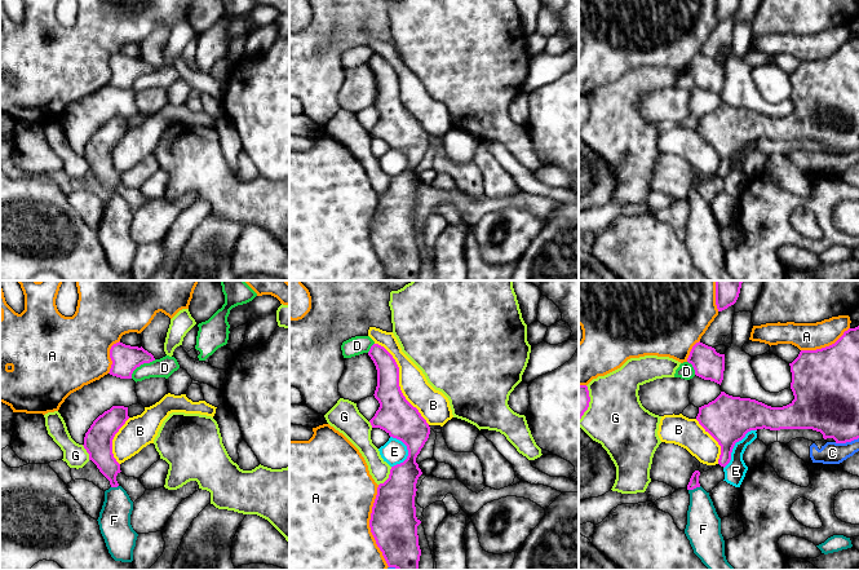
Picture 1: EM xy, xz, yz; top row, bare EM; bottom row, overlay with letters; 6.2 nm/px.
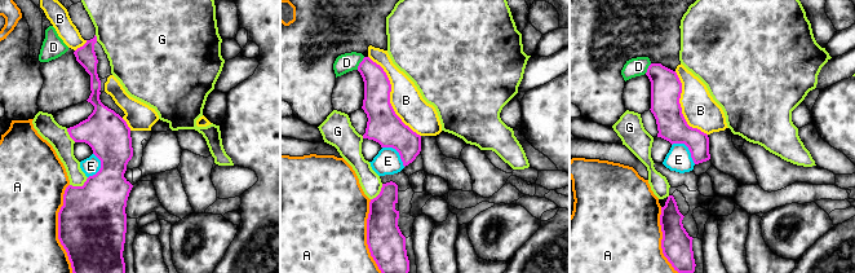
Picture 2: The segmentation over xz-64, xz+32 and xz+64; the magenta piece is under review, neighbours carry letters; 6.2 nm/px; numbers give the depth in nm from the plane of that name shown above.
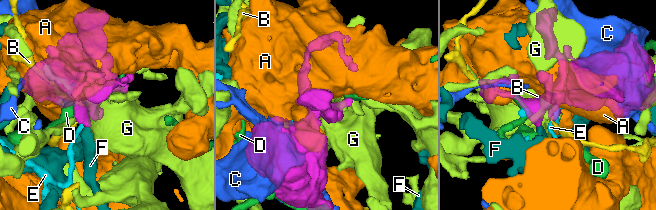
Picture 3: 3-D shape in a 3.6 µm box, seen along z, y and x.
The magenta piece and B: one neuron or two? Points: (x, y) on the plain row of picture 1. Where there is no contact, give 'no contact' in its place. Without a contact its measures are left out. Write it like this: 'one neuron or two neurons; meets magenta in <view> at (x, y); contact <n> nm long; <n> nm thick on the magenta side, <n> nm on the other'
two neurons; meets magenta in xz at (398, 92); contact 600 nm long; 240 nm thick on the magenta side, 180 nm on the other

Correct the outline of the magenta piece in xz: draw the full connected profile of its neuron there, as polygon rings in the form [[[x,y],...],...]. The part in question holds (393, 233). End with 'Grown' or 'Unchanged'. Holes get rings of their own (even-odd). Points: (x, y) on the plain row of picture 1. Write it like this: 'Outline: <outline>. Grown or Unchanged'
Outline: [[[378,54],[371,57],[368,66],[377,80],[373,106],[380,114],[369,133],[402,151],[408,160],[407,169],[391,177],[389,189],[378,195],[369,238],[389,278],[419,280],[417,237],[421,231],[416,227],[415,207],[422,182],[416,168],[429,149],[430,137],[403,106],[393,66]]]. Unchanged

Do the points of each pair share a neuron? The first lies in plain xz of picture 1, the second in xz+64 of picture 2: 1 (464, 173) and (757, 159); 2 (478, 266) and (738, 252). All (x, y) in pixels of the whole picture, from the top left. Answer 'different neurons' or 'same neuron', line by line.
1: different neurons
2: different neurons

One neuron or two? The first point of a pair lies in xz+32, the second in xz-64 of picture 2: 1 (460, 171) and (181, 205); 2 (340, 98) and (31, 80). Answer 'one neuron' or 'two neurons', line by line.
1: one neuron
2: two neurons

